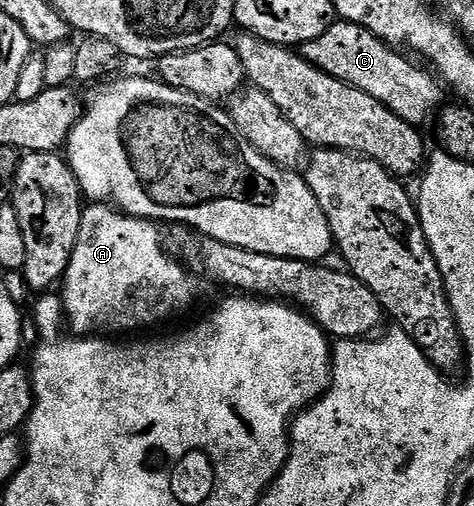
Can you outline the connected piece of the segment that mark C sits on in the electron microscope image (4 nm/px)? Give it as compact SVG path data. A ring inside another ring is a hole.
M333 21L332 26L318 36L318 40L304 43L302 53L306 61L314 64L314 68L366 92L366 96L374 96L374 100L390 108L390 112L402 116L402 120L411 126L420 128L423 122L431 123L445 101L445 87L431 69L353 22Z

